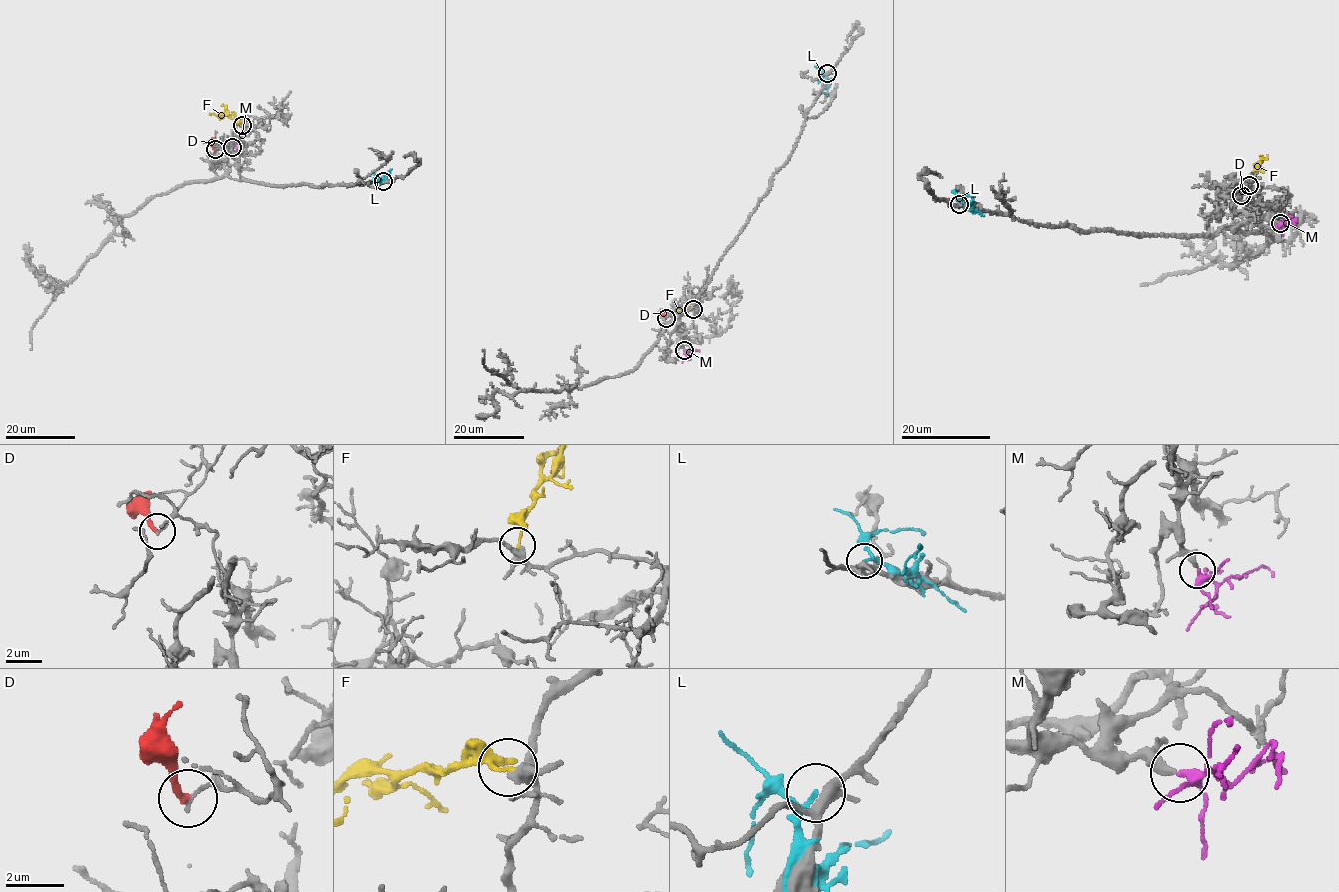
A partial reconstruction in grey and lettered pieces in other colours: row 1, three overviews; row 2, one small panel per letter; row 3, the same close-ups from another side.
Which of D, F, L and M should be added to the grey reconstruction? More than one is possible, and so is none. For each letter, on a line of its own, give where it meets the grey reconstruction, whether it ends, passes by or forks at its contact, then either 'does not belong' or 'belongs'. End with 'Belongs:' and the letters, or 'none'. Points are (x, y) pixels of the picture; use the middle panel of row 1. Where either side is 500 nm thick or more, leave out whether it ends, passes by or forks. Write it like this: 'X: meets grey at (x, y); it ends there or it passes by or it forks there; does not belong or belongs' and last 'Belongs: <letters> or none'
D: meets grey at (666, 318); it ends there; does not belong
F: meets grey at (693, 309); it ends there; does not belong
L: meets grey at (827, 73); it forks there; does not belong
M: meets grey at (684, 350); it forks there; belongs
Belongs: M

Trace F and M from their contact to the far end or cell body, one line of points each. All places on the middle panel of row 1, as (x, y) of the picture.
F: (693, 309), (659, 314)
M: (684, 351), (700, 352)

